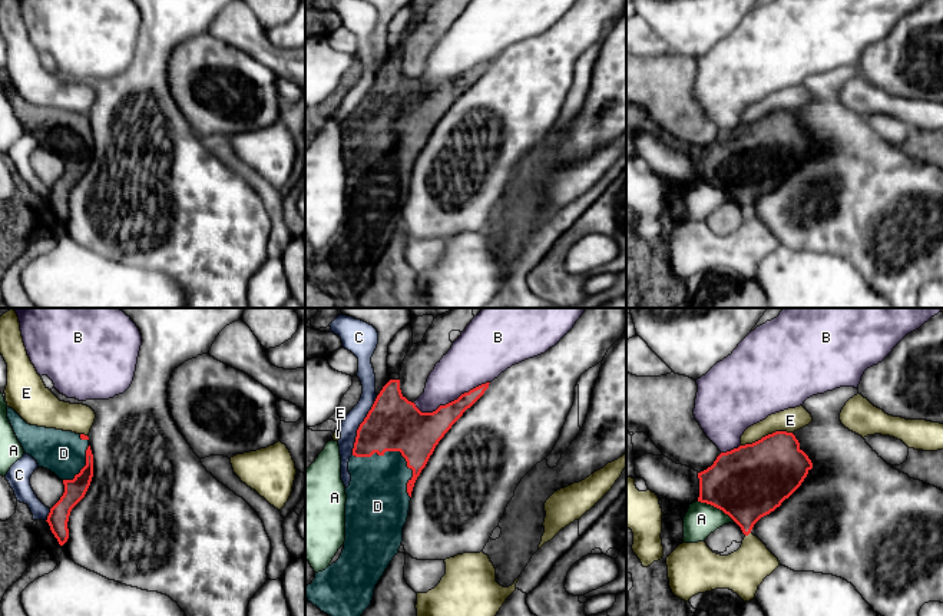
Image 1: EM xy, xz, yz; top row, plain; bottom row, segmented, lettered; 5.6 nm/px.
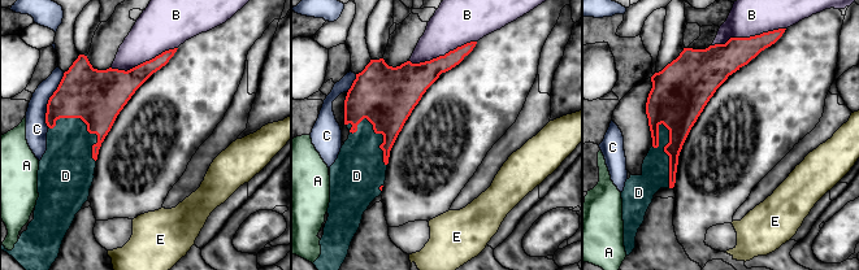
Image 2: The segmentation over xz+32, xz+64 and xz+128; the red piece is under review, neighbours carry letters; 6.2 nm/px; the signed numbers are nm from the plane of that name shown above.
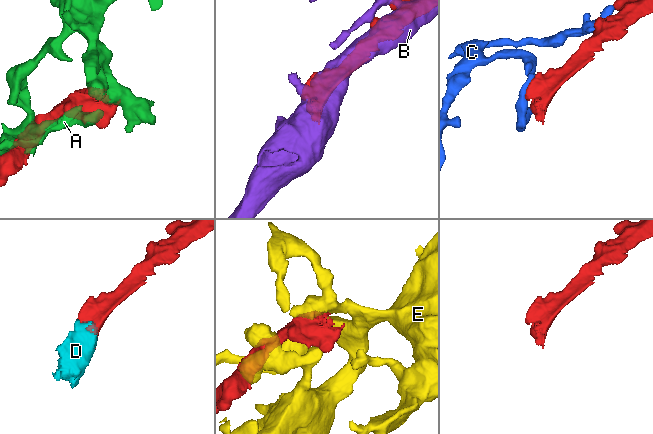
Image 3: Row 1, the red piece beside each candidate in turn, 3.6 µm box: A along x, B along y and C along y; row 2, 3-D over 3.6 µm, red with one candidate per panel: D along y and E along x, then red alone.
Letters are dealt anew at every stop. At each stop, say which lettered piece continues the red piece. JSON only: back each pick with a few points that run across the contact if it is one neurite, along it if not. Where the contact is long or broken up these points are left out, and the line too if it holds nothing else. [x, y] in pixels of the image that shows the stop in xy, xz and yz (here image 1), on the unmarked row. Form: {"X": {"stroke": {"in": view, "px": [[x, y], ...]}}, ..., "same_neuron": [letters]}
{"same_neuron": ["D"]}

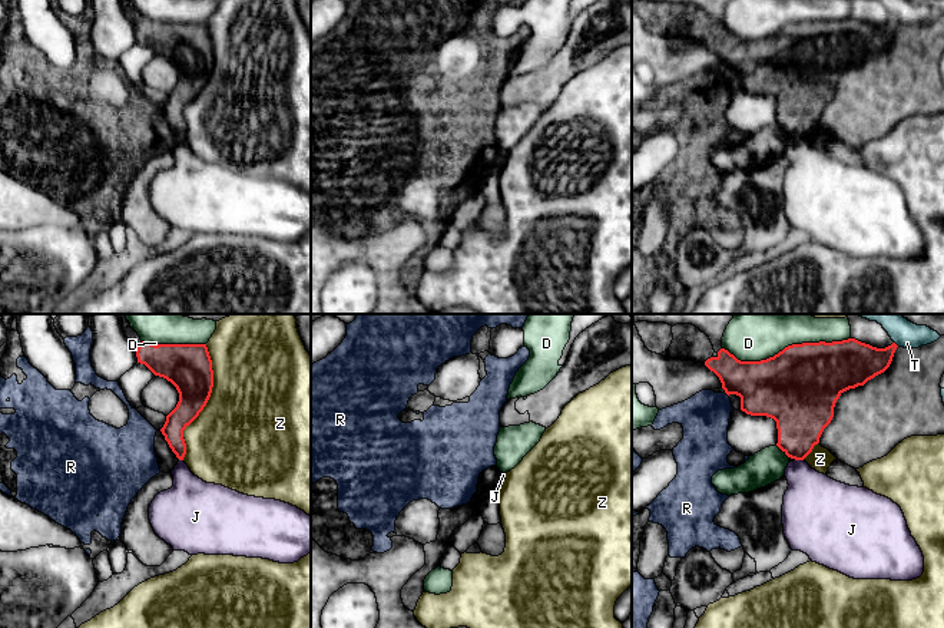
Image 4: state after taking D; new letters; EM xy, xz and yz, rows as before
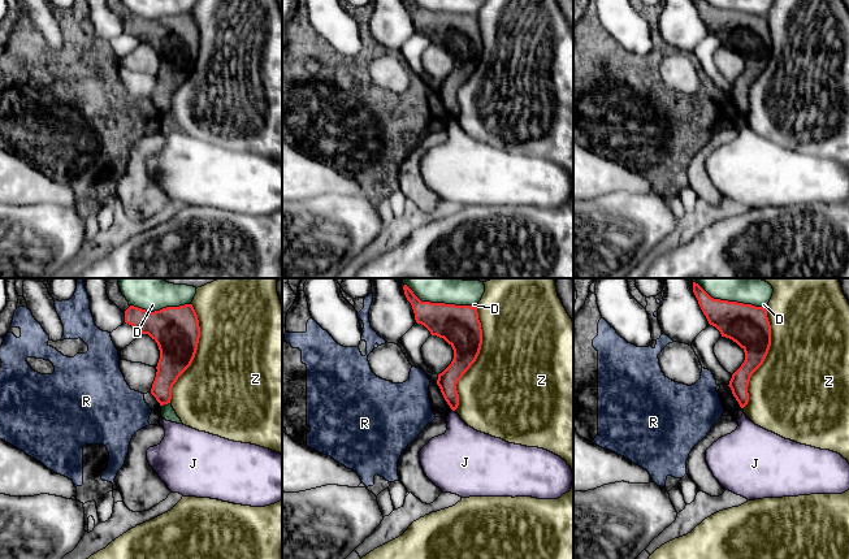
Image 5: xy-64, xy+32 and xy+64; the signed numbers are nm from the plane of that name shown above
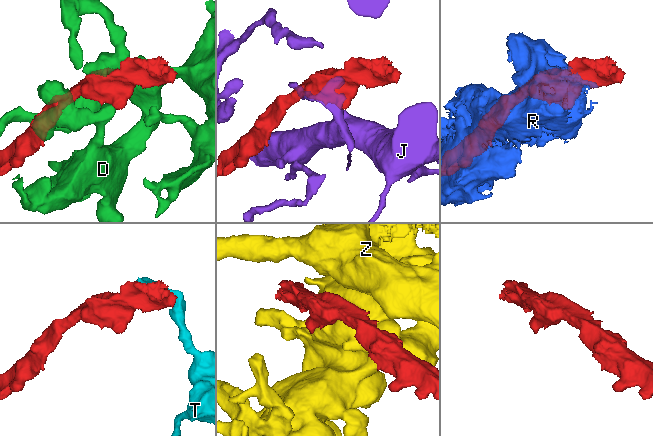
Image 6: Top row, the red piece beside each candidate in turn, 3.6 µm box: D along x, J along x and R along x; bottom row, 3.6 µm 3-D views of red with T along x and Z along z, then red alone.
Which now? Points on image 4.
{"same_neuron": []}

